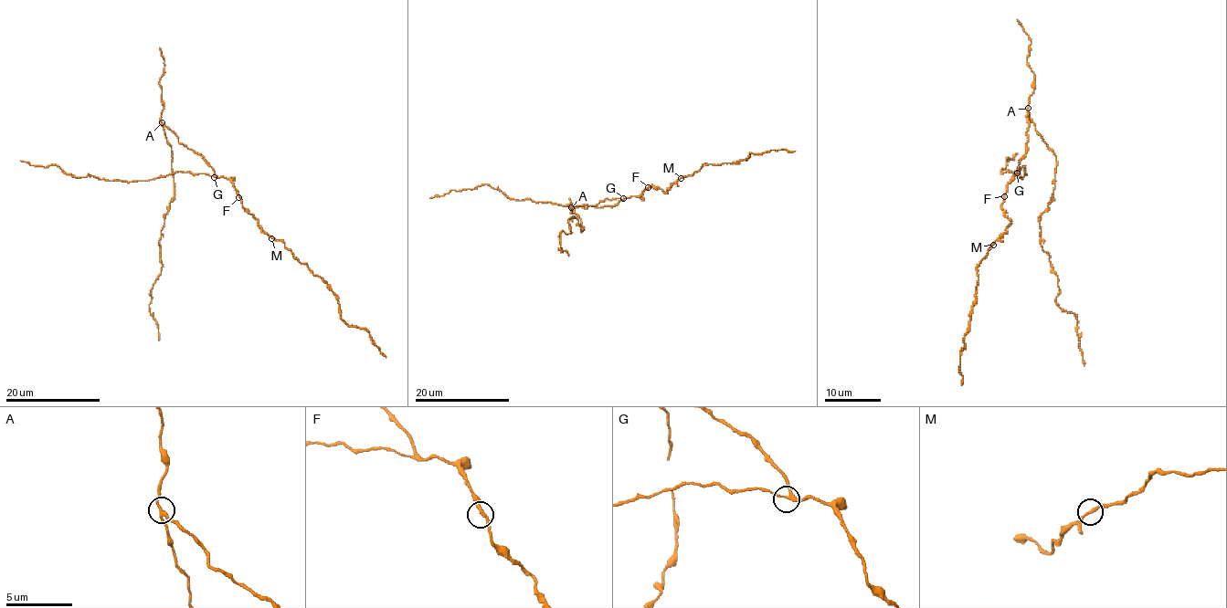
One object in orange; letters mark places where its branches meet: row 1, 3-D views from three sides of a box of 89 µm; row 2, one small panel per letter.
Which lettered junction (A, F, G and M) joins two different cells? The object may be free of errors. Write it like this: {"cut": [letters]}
{"cut": ["A"]}

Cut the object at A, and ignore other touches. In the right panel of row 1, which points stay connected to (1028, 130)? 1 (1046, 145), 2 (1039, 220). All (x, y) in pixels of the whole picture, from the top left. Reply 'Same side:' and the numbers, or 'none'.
Same side: none

